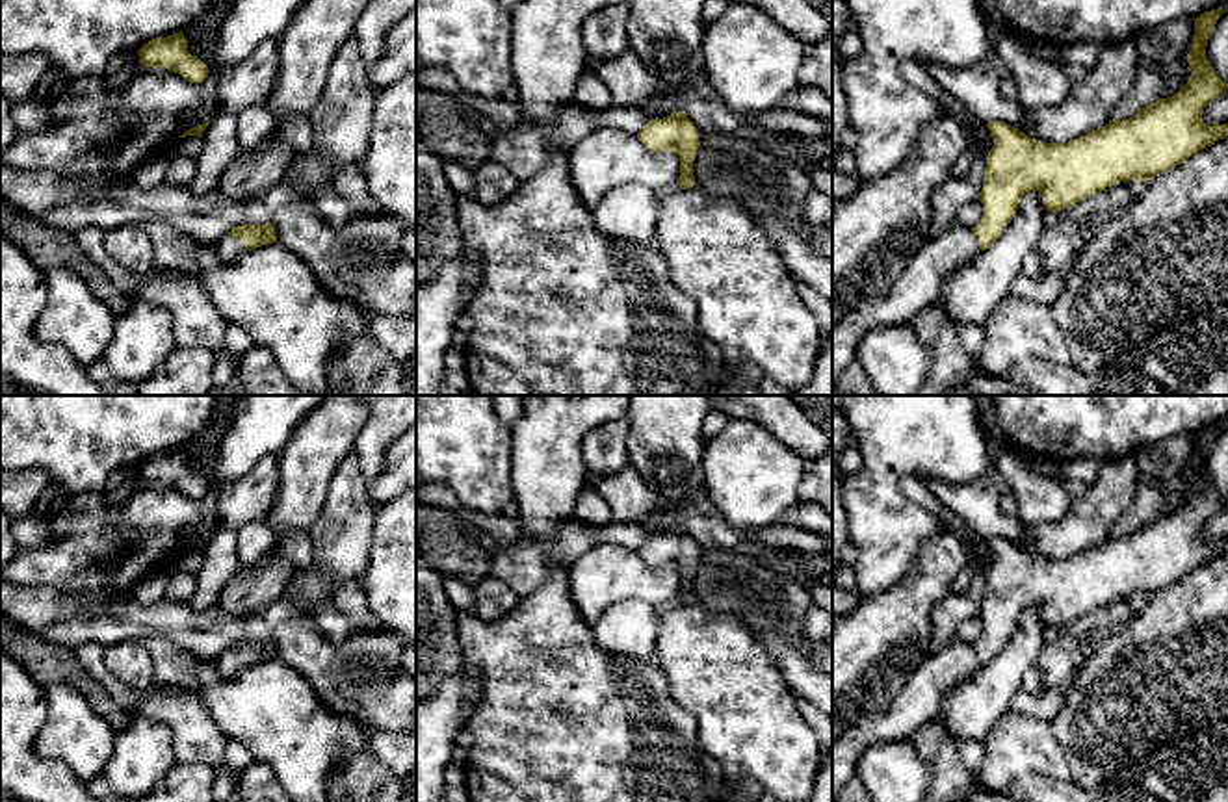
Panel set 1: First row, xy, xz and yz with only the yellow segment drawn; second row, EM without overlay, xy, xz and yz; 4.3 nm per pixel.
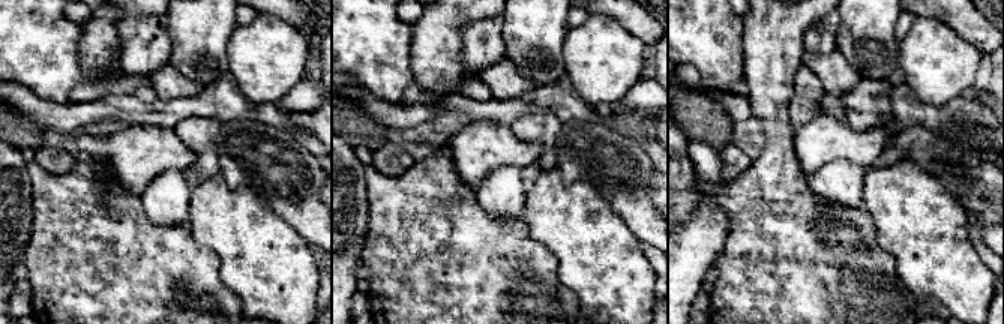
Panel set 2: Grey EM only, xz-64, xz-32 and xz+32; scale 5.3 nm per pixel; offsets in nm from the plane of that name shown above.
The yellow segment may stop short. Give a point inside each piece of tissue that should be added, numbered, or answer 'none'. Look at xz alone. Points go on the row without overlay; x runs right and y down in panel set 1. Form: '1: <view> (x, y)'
1: xz (669, 515)

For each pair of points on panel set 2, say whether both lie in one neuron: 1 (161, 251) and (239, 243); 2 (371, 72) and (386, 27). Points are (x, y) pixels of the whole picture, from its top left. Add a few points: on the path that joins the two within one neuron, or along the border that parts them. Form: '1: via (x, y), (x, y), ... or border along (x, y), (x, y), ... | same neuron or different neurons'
1: border along (188, 224), (191, 236), (218, 257), (221, 278) | different neurons
2: via (372, 62), (375, 38) | same neuron

